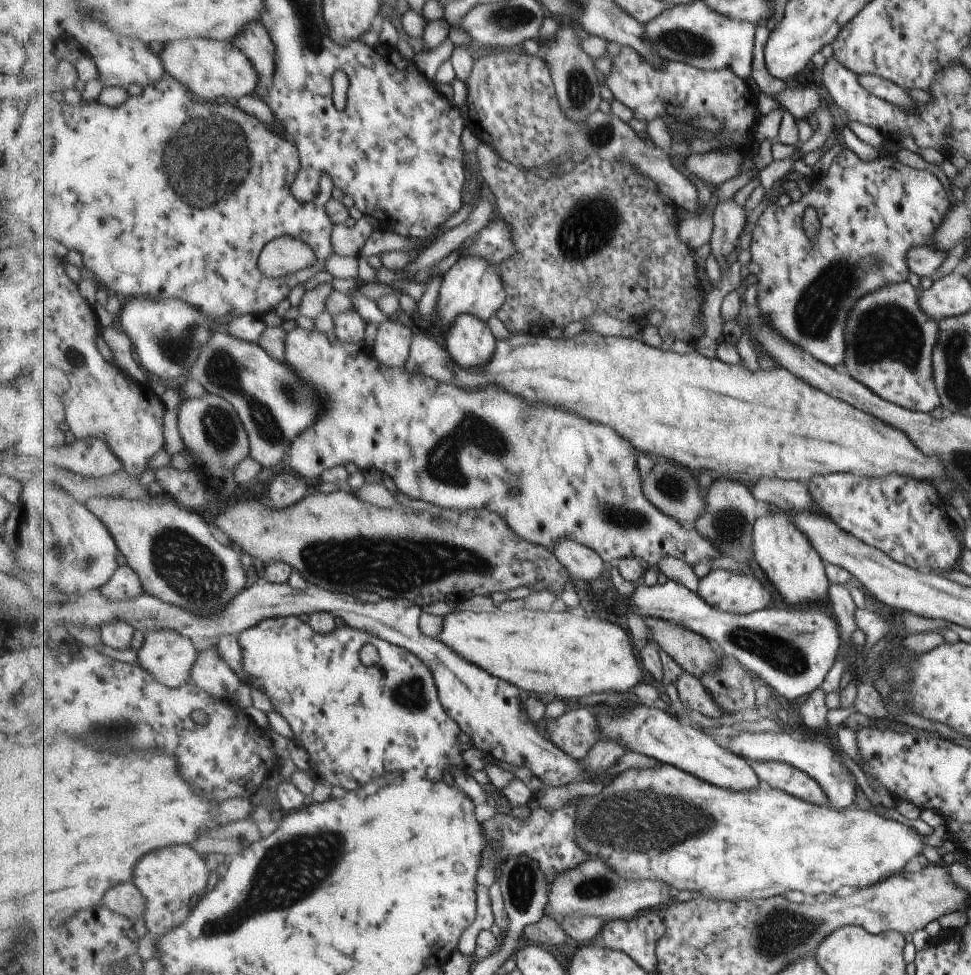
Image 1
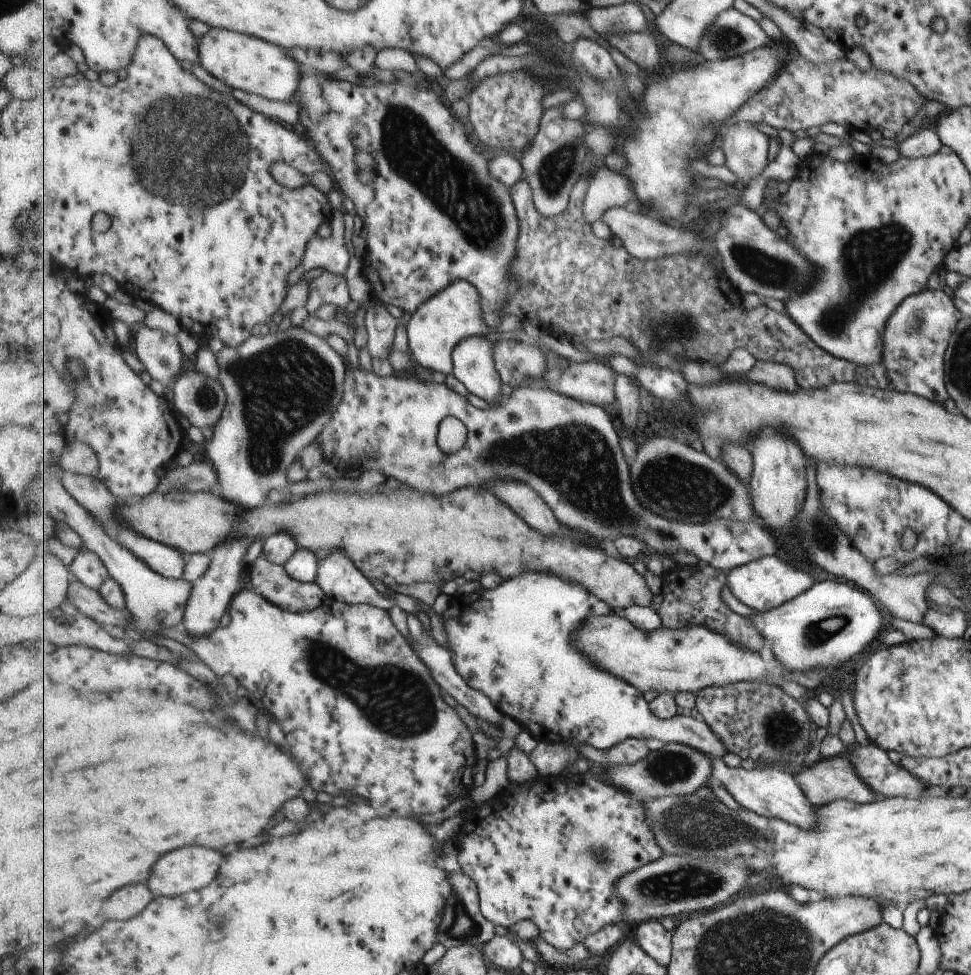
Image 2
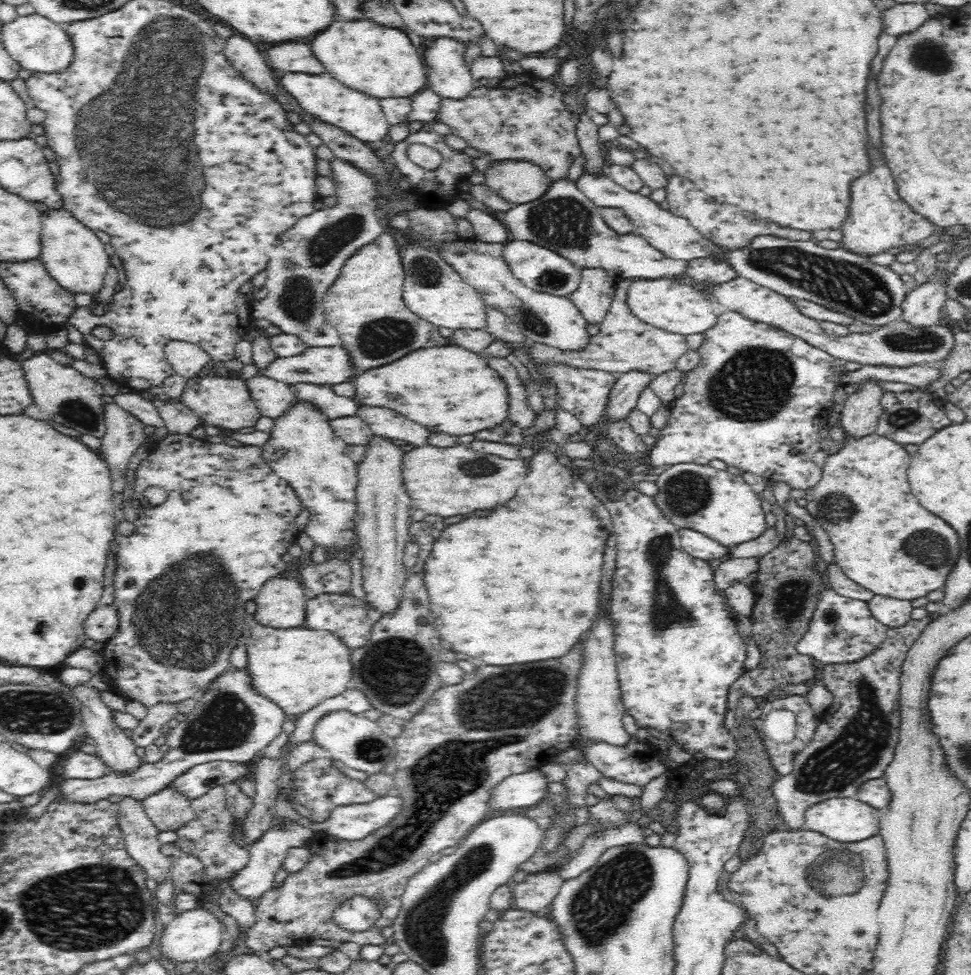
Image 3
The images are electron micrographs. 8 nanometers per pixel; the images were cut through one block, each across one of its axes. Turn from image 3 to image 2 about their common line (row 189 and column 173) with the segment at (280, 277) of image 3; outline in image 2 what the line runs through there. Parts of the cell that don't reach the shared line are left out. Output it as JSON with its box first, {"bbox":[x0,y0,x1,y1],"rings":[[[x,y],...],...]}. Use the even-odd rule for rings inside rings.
{"bbox":[135,325,184,386],"rings":[[[145,325],[135,336],[137,356],[152,378],[166,386],[184,371],[184,354],[176,335]]]}

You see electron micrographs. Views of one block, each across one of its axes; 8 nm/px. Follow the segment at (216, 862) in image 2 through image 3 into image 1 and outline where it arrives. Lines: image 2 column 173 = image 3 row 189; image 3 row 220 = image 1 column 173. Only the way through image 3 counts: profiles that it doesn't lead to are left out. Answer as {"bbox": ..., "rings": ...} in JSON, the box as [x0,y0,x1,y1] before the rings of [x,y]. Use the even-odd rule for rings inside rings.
{"bbox":[132,845,210,938],"rings":[[[172,845],[145,854],[138,861],[132,882],[141,888],[147,898],[147,914],[144,919],[150,935],[163,938],[181,927],[193,915],[202,899],[206,898],[210,884],[210,868],[206,856],[201,855],[195,848],[189,845]]]}

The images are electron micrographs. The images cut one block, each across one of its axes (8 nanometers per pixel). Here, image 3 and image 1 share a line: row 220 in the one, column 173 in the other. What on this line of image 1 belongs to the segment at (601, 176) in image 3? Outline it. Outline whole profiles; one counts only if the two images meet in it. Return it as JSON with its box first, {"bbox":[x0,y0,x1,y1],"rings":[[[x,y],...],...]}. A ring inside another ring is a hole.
{"bbox":[137,629,200,689],"rings":[[[166,629],[146,633],[146,642],[137,651],[137,664],[145,668],[162,684],[179,689],[194,682],[194,667],[200,656],[200,647],[195,644],[191,637],[184,636],[180,631]]]}

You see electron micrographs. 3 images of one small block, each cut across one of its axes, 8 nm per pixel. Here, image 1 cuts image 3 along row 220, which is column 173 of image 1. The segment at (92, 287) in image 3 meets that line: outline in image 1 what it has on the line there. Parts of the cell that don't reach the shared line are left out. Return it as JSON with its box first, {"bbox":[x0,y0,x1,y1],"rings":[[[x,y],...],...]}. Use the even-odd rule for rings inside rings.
{"bbox":[159,38,260,102],"rings":[[[208,38],[182,40],[178,44],[165,44],[159,57],[163,60],[163,67],[168,75],[172,75],[200,98],[210,102],[214,102],[216,98],[239,100],[253,95],[260,82],[253,60],[232,42]]]}

